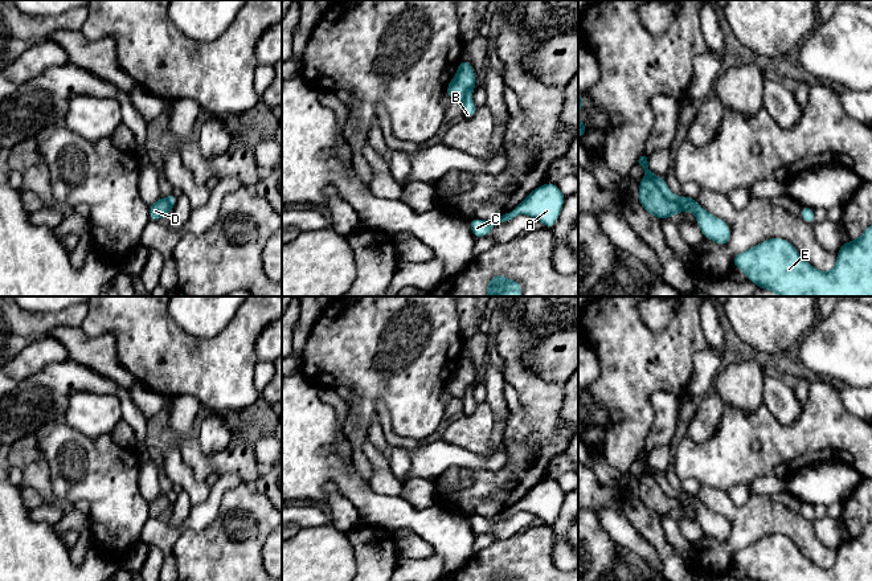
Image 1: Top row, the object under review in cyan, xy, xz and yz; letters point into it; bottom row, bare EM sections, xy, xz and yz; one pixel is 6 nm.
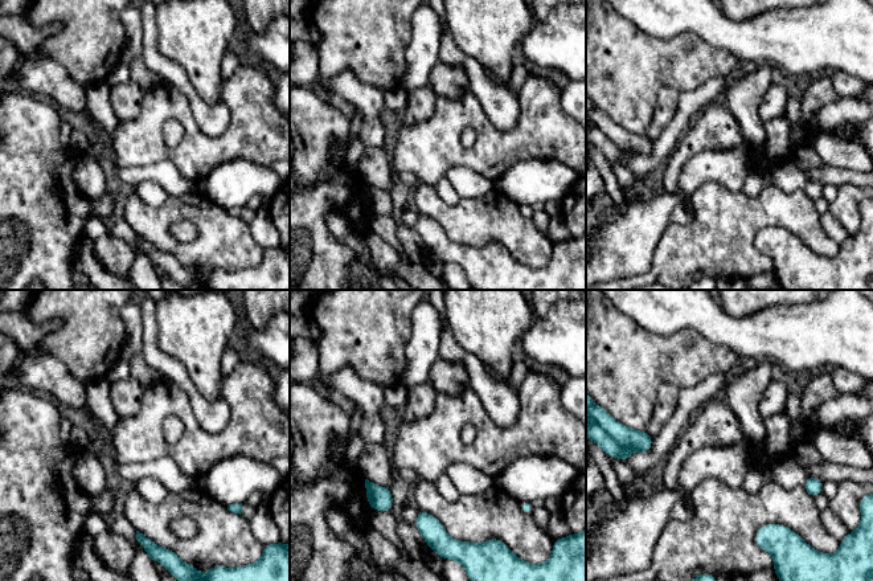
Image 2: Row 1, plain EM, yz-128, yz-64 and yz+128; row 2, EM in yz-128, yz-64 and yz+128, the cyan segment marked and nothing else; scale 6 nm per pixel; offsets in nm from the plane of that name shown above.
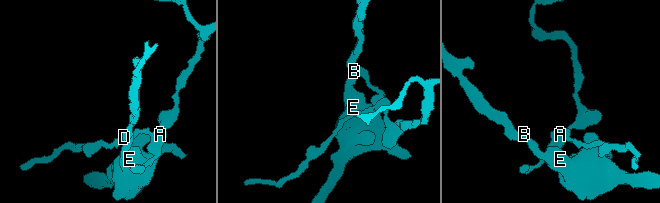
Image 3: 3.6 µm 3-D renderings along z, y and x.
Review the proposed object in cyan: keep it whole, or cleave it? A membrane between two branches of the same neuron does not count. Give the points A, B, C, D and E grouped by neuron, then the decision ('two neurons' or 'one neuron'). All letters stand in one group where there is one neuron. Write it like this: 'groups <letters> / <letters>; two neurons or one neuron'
groups A B C E / D; two neurons

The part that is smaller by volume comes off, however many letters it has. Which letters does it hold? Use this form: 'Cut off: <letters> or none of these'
Cut off: D

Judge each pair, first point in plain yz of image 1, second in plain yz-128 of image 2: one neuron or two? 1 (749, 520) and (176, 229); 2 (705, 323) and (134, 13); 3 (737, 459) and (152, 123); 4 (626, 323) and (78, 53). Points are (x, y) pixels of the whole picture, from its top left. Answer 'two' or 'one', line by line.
1: two
2: one
3: one
4: one

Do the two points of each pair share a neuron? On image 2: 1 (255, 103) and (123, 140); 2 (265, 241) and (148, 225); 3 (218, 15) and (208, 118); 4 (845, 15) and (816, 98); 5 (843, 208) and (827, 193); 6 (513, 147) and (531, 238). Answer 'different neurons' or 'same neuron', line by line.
1: same neuron
2: different neurons
3: different neurons
4: different neurons
5: different neurons
6: different neurons

